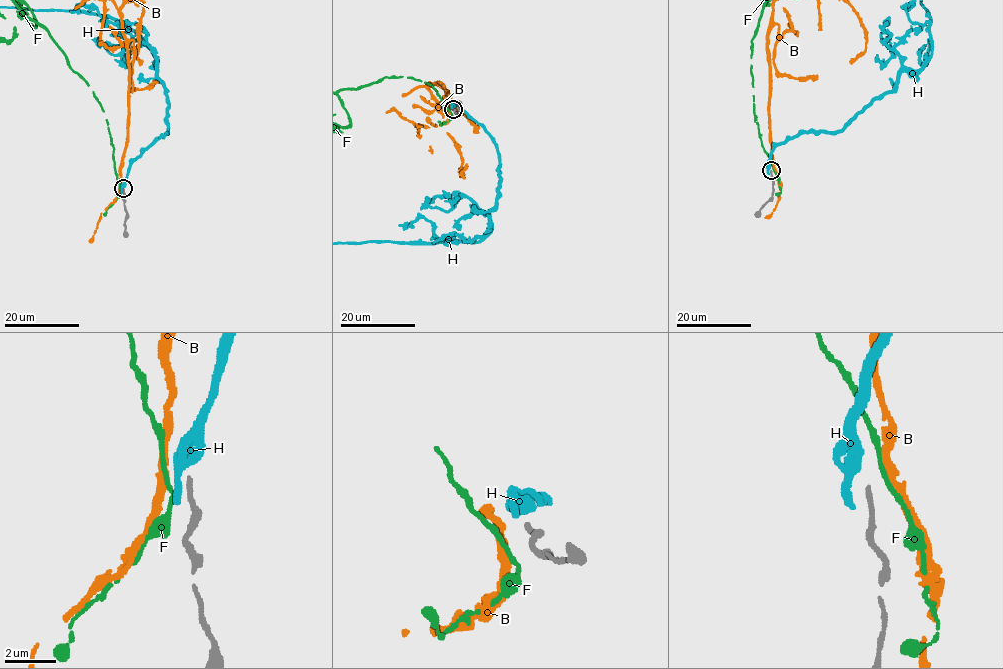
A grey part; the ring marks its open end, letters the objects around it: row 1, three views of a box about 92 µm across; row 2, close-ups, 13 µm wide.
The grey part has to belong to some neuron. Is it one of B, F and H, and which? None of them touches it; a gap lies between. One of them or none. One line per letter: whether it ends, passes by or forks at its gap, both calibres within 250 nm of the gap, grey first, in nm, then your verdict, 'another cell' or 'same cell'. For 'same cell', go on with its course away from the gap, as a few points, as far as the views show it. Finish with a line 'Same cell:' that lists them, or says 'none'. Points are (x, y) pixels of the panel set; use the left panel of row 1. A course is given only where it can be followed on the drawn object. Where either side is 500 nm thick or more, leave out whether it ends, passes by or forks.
B: it passes by; calibres 190 and 320 nm; another cell
F: it passes by; calibres 190 and 170 nm; another cell
H: it passes by; calibres 190 and 480 nm; another cell
Same cell: none

